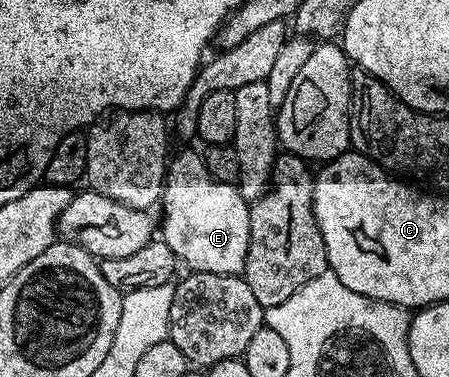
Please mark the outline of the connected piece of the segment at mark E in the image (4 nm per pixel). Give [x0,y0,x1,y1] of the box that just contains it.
[160,150,250,275]

